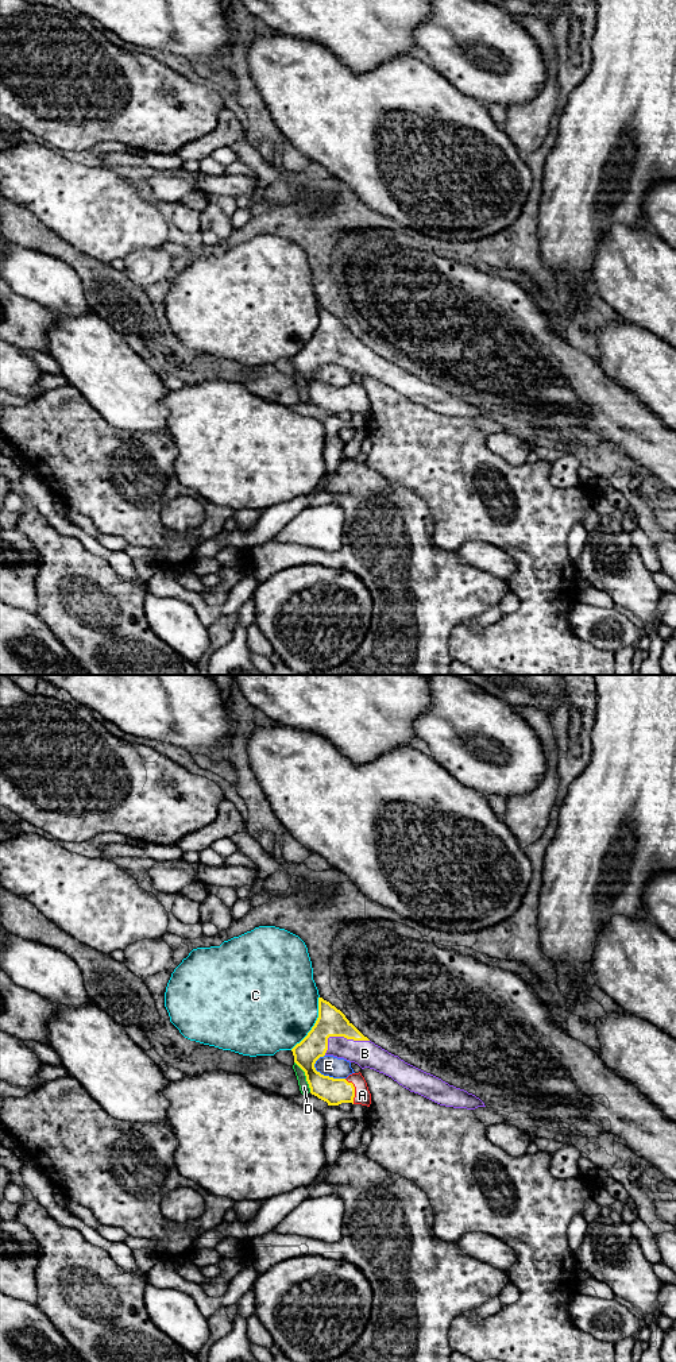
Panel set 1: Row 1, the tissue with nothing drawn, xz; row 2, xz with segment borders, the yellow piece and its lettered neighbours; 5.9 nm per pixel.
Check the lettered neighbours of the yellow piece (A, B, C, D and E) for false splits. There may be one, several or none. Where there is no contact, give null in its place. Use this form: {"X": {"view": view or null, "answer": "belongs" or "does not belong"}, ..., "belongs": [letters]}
{"A": {"view": "xz", "answer": "belongs"}, "B": {"view": "xz", "answer": "belongs"}, "C": {"view": "xz", "answer": "does not belong"}, "D": {"view": "xz", "answer": "does not belong"}, "E": {"view": "xz", "answer": "does not belong"}, "belongs": ["A", "B"]}

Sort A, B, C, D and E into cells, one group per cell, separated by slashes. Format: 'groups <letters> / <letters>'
groups A B / C / D / E

